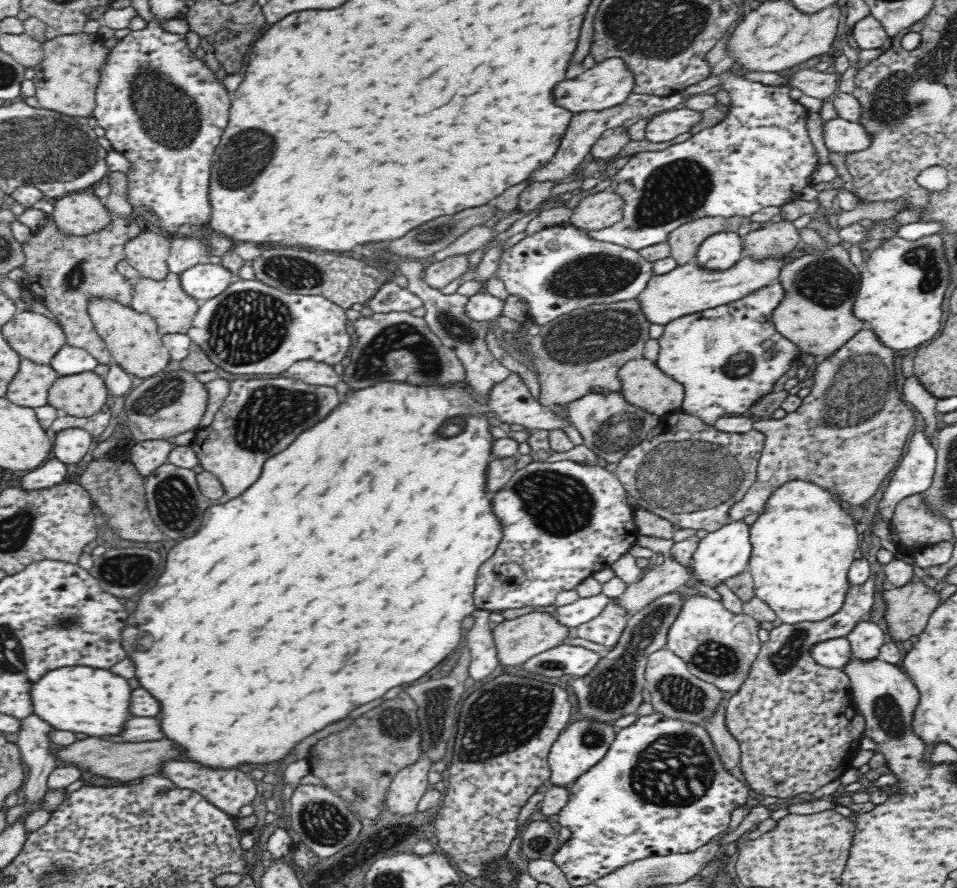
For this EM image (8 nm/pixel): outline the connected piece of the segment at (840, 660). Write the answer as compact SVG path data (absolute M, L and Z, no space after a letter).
M840 637L822 641L811 648L811 654L816 663L825 668L842 669L852 660L850 641Z

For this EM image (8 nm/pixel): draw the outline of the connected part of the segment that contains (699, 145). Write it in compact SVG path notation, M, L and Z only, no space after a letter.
M727 70L715 77L705 78L688 88L683 89L680 93L684 98L694 95L708 92L710 88L716 88L727 90L730 96L730 104L728 114L716 125L705 128L700 132L693 134L688 140L680 143L675 143L669 146L665 150L660 151L644 151L632 155L626 164L618 170L616 176L612 177L610 190L619 194L625 202L623 208L623 219L608 226L608 228L602 228L602 230L584 230L584 233L588 233L592 239L600 241L602 243L612 243L621 247L626 247L635 251L639 251L641 248L651 247L654 244L660 244L667 242L668 235L676 230L683 224L688 224L692 220L704 218L704 216L723 216L724 218L731 218L732 216L740 216L748 219L752 214L756 214L762 208L768 206L781 207L784 203L795 200L800 196L803 188L809 186L810 176L812 172L818 168L818 157L816 150L810 137L808 137L808 130L806 129L806 118L809 111L800 105L797 101L794 101L789 95L790 84L776 84L776 86L768 86L768 84L754 83L753 81L747 81L743 75L732 70Z

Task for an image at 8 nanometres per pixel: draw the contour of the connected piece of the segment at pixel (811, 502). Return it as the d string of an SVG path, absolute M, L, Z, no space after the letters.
M789 480L768 497L758 520L750 526L751 557L747 568L754 581L755 596L768 604L783 623L824 620L842 608L850 588L847 574L858 548L854 516L842 509L832 493L812 481Z

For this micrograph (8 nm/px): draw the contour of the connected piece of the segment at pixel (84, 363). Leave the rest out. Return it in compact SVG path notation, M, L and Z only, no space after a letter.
M68 343L52 357L51 367L59 374L66 376L81 372L92 372L99 362L85 349Z

